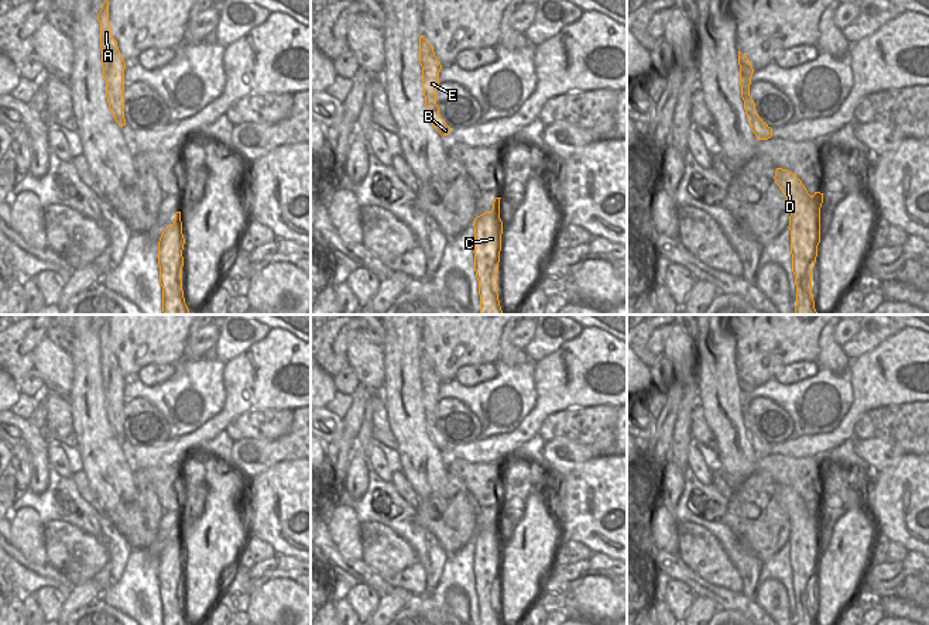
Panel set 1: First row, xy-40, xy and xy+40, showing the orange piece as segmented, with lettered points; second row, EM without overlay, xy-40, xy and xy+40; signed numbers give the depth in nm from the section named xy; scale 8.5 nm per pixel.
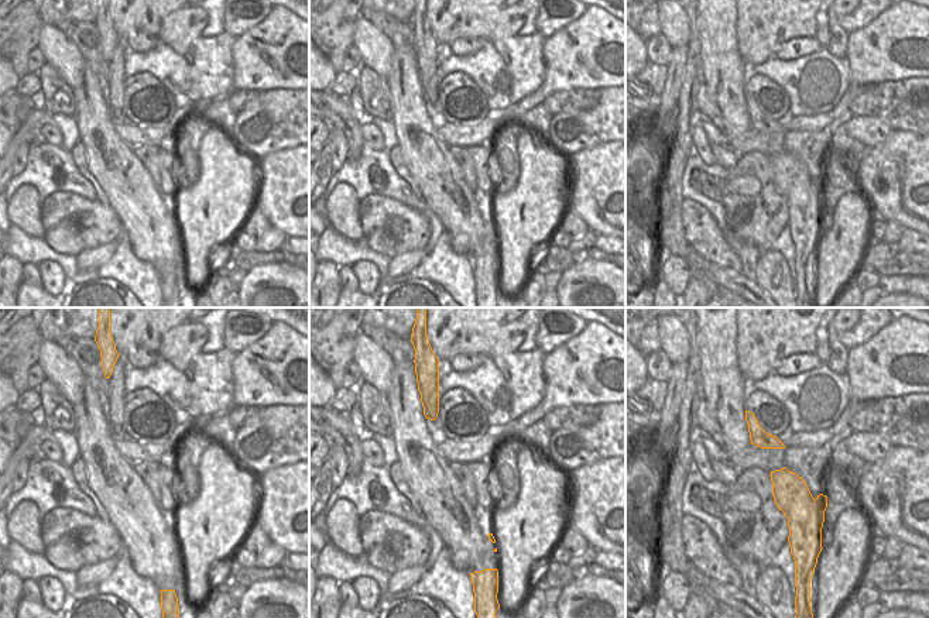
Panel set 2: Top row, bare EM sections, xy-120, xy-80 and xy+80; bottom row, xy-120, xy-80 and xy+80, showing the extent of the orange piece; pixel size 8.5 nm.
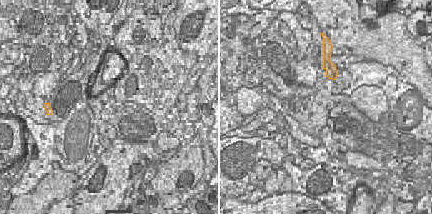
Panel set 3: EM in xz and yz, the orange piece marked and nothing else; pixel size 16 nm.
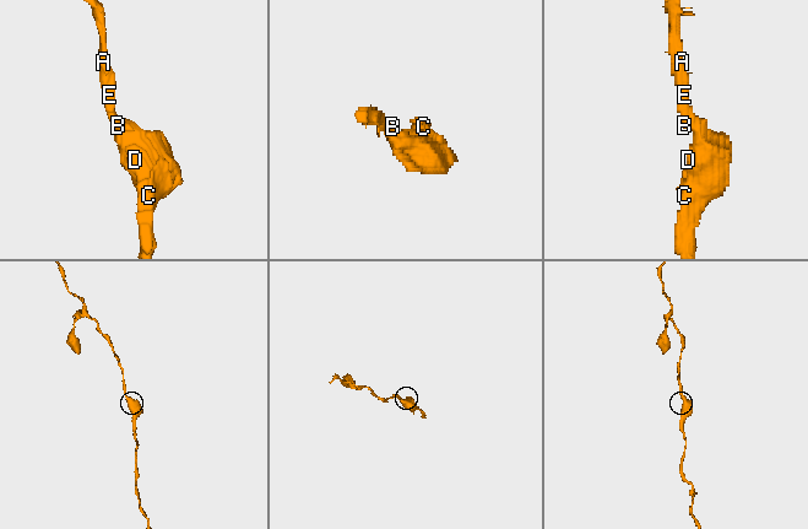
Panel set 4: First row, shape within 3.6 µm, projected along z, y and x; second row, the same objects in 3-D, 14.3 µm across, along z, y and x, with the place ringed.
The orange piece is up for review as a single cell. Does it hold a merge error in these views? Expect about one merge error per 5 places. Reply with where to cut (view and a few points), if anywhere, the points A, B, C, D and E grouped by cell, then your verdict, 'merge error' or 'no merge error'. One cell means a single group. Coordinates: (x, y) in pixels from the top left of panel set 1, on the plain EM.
no cut; A B C D E; no merge error

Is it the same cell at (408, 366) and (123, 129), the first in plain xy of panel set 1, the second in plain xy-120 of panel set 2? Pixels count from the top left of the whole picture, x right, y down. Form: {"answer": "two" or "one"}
{"answer": "two"}

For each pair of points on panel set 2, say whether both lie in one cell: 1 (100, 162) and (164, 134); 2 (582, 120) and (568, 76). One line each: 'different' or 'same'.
1: different
2: different

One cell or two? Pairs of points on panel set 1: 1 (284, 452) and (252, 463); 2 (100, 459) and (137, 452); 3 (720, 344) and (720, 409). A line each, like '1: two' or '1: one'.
1: one
2: two
3: one

